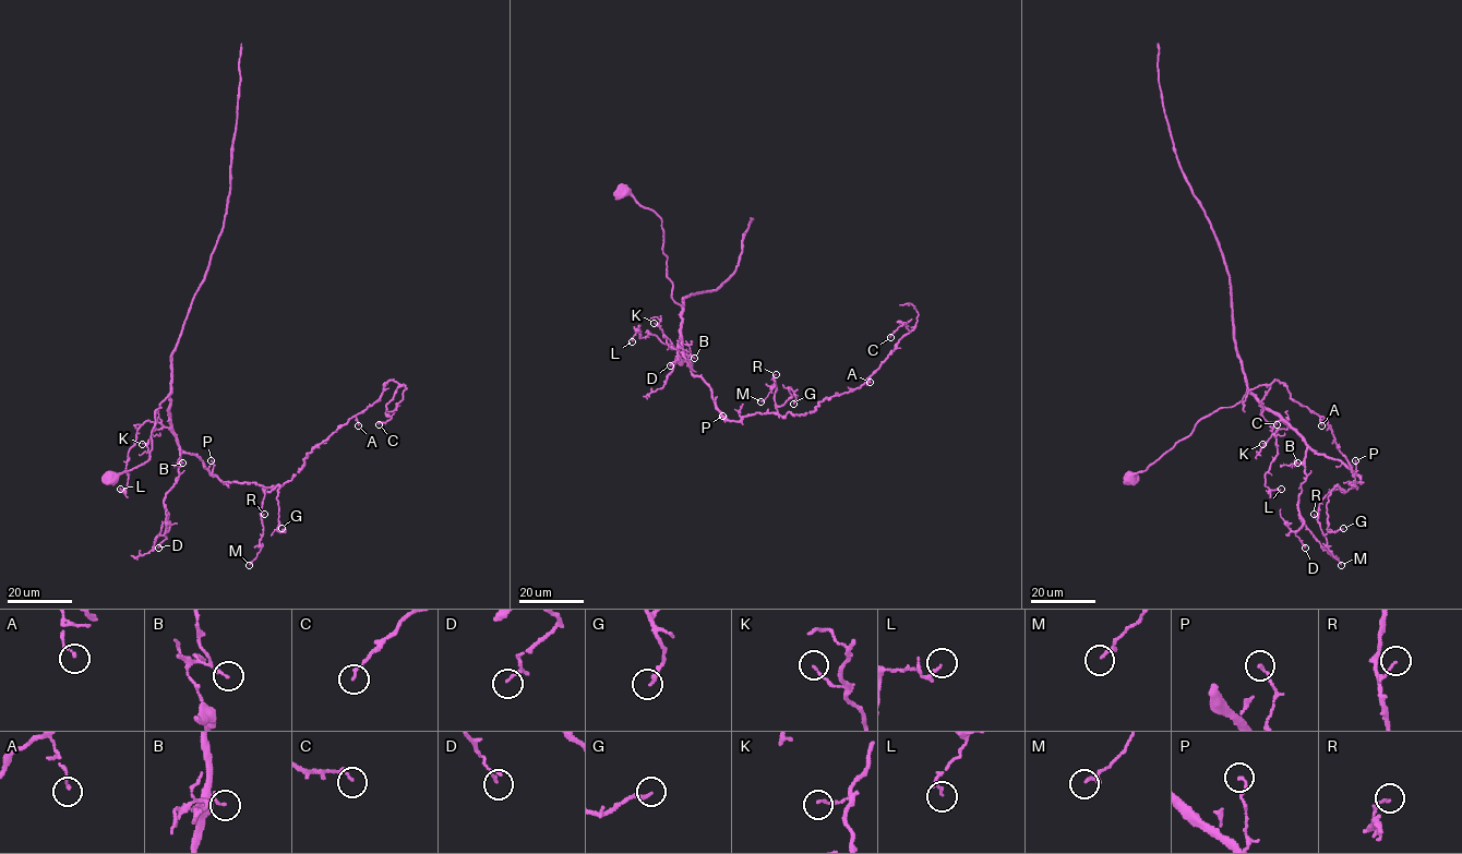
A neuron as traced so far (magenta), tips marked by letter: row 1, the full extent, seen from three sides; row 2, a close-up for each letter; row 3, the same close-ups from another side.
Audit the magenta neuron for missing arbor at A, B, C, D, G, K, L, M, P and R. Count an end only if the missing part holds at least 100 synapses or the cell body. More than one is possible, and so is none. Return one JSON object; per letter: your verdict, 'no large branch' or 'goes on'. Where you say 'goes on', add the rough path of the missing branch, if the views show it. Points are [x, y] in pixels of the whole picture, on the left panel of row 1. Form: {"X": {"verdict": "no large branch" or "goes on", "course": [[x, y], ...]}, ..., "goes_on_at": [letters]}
{"A": {"verdict": "no large branch"}, "B": {"verdict": "no large branch"}, "C": {"verdict": "no large branch"}, "D": {"verdict": "no large branch"}, "G": {"verdict": "no large branch"}, "K": {"verdict": "no large branch"}, "L": {"verdict": "no large branch"}, "M": {"verdict": "no large branch"}, "P": {"verdict": "no large branch"}, "R": {"verdict": "no large branch"}, "goes_on_at": []}

